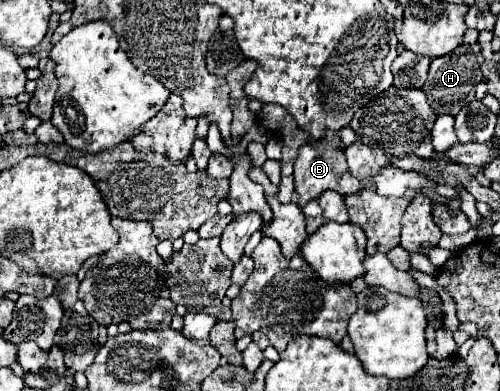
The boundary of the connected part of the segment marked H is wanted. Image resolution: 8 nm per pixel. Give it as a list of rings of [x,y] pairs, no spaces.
[[[461,44],[455,52],[447,54],[447,56],[433,58],[431,66],[429,66],[427,82],[423,84],[423,92],[427,94],[431,108],[437,114],[455,116],[459,112],[459,108],[463,108],[463,104],[471,102],[475,98],[475,84],[483,78],[481,64],[483,64],[483,56],[479,50],[479,44],[473,44],[473,46]]]

